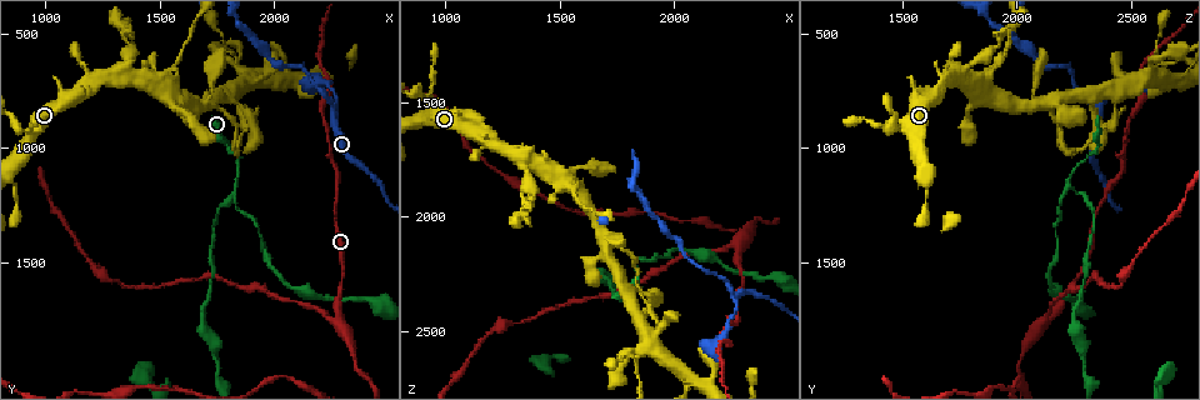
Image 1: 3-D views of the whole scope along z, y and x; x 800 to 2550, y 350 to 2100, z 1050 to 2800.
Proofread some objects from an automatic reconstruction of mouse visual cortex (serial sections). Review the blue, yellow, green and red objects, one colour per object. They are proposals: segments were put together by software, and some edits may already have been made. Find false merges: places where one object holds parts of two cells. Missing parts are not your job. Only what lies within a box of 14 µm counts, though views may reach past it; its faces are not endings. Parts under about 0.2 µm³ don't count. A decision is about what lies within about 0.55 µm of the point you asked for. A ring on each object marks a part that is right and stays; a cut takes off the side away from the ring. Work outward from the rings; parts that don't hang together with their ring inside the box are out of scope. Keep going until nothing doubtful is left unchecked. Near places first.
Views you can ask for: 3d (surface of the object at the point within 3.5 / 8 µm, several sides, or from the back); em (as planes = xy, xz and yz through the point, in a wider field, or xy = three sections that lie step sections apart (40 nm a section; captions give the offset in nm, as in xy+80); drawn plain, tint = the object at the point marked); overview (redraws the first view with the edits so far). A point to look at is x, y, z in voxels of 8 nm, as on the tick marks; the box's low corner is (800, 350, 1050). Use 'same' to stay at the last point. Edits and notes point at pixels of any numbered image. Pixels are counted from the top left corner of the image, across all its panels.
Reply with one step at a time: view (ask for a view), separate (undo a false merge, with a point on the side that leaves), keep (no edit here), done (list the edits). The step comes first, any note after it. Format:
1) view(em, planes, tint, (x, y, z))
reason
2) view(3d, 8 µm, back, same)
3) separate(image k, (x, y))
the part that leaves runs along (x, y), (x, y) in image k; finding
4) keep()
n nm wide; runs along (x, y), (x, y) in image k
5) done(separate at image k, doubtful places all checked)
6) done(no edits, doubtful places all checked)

view(3d, 3.5 µm, (1830, 1160, 2220))
branch point

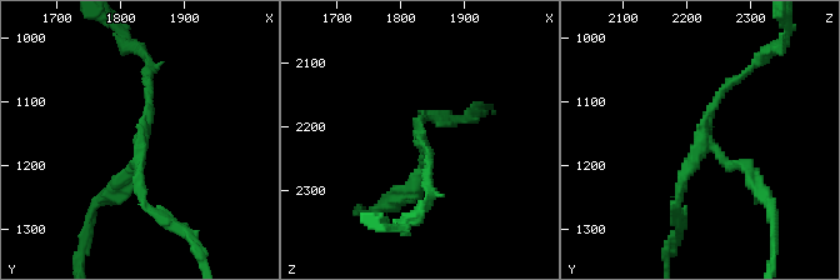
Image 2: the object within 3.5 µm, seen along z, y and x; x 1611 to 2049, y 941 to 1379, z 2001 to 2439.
view(em, xy, step 2, tint, (1840, 1155, 2230))
now the EM

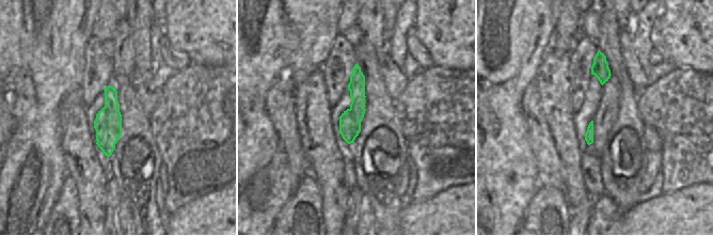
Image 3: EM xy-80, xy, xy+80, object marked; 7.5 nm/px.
separate(image 2, (128, 173))
a second cell is stuck on

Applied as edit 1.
view(3d, 3.5 µm, (2260, 850, 2360))
arms part here

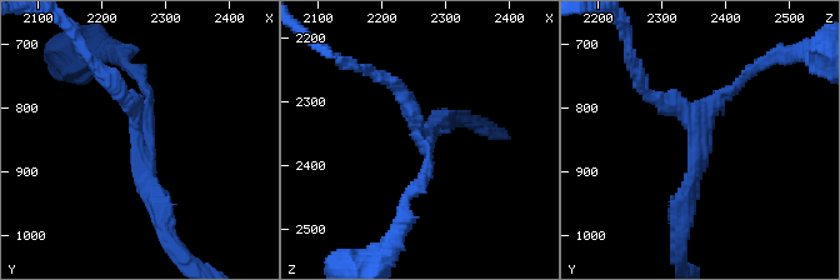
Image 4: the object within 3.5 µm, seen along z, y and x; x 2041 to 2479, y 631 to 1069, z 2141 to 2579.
view(em, xy, step 5, tint, (2260, 855, 2355))

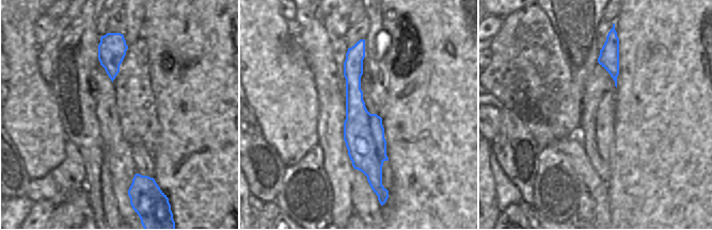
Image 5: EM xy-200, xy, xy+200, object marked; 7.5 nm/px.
keep()
runs along (163, 216), (118, 94) in image 4; all the same cell

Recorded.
view(3d, 3.5 µm, (2260, 1750, 2130))
two arms in line, one across

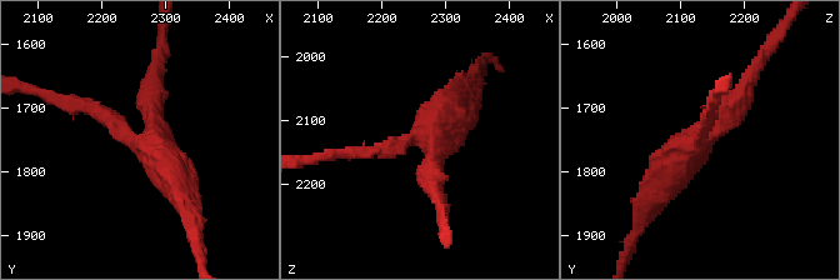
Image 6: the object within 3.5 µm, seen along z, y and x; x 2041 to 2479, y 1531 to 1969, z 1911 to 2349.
view(em, planes, plain, (2275, 1760, 2125))
3 arms; arms of 200, 300, 400 nm; shape alone is not enough

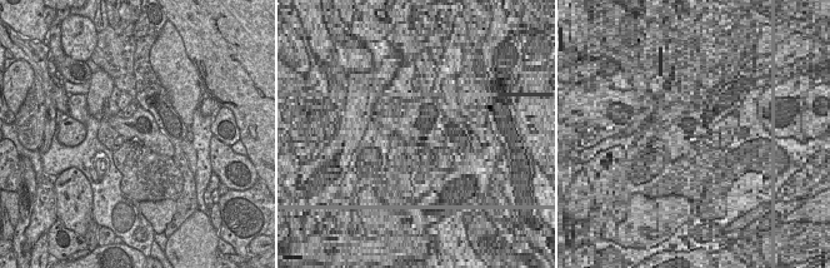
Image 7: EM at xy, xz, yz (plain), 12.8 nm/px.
view(em, planes, tint, same)
where the object lies

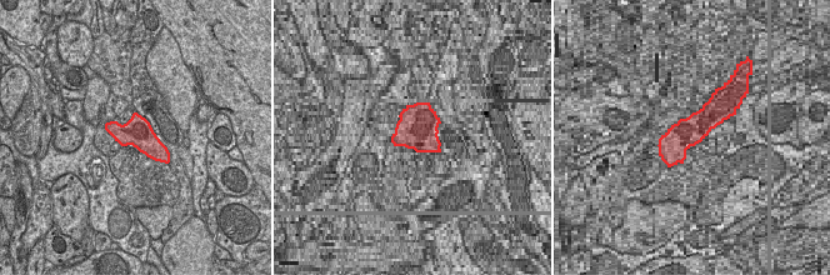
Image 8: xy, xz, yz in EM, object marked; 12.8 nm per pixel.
keep()
runs along (431, 189), (428, 135), (359, 150) in image 6; one cell here

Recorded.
done(separate at image 2, doubtful places all checked)

